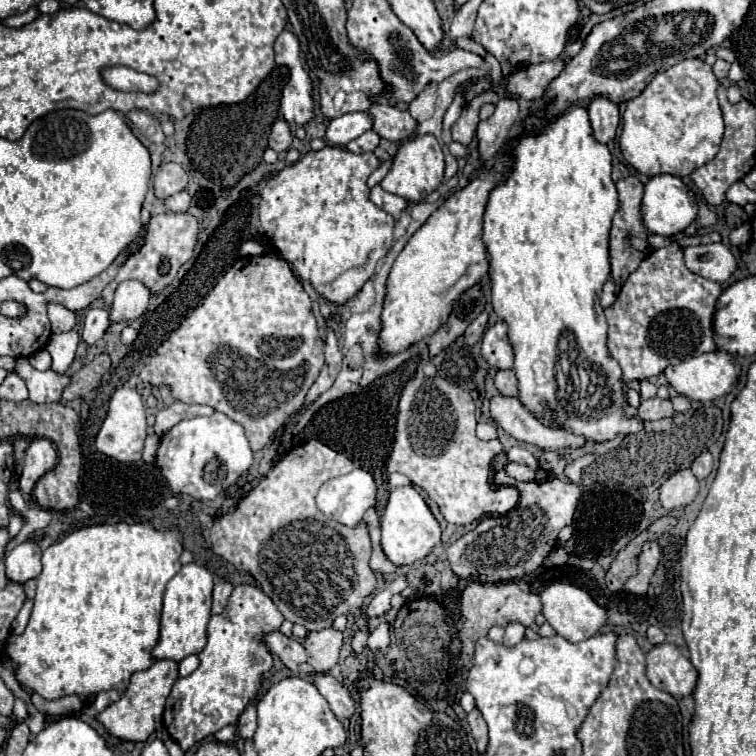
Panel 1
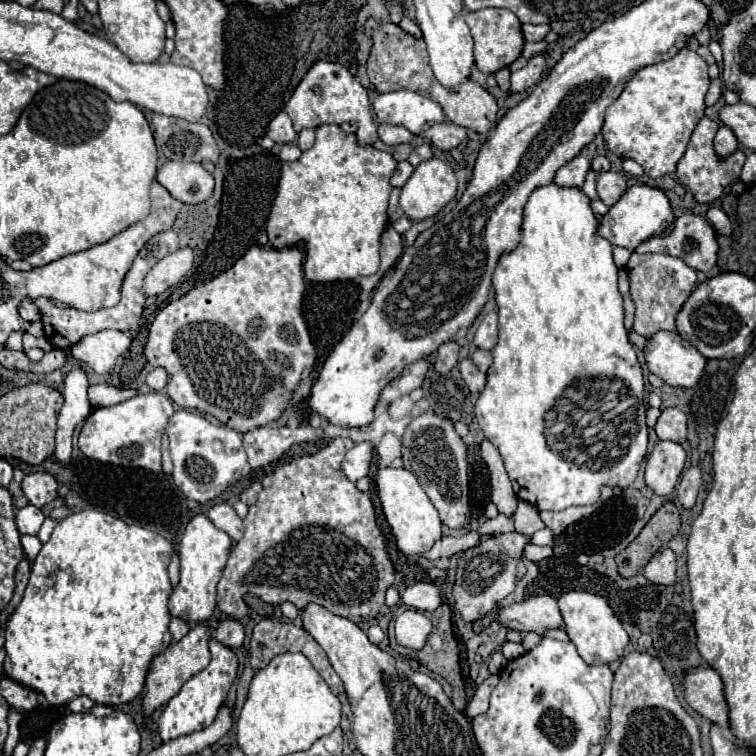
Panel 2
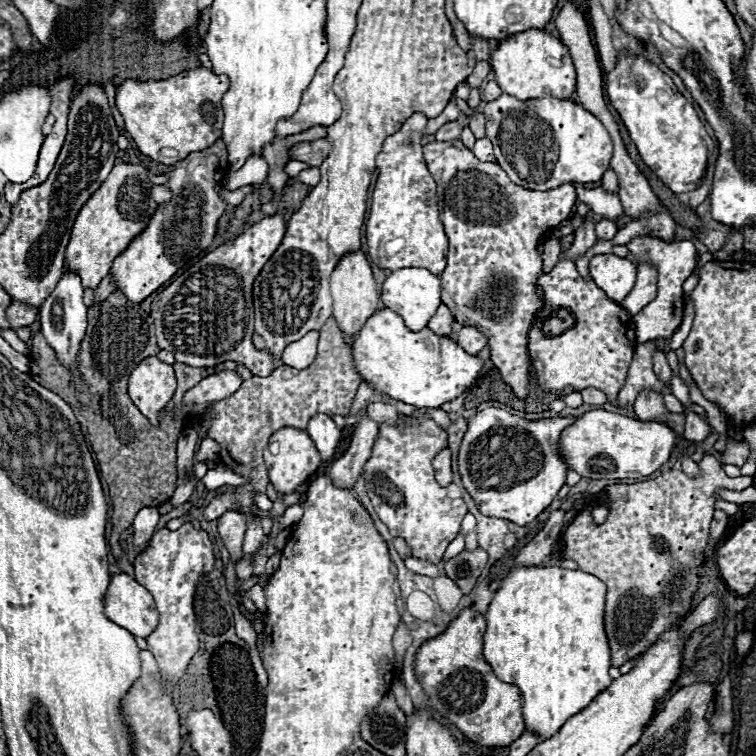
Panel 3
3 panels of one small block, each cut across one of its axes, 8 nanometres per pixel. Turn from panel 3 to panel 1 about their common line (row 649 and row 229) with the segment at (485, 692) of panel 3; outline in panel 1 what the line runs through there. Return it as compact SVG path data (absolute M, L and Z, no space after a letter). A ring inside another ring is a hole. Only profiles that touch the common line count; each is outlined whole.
M498 156L492 172L484 168L478 170L476 180L454 192L430 216L430 222L412 234L388 276L388 292L382 310L382 352L402 352L424 336L432 336L446 322L460 294L480 282L488 272L486 246L482 242L482 216L488 194L502 182L508 164L506 156Z

